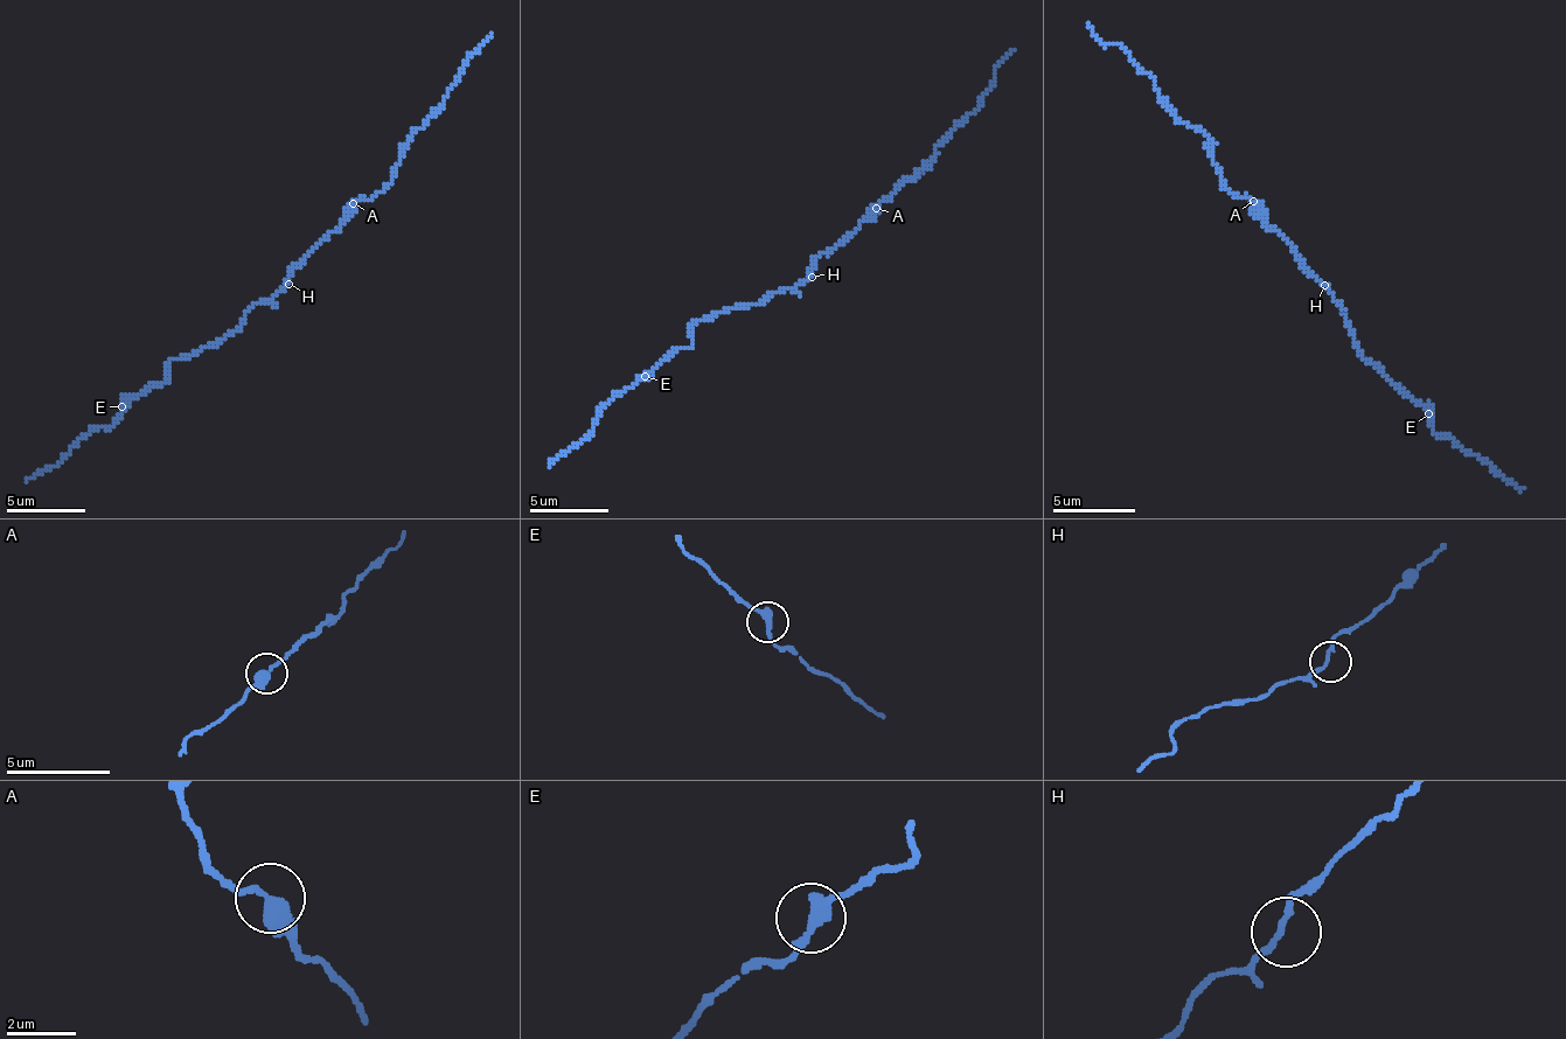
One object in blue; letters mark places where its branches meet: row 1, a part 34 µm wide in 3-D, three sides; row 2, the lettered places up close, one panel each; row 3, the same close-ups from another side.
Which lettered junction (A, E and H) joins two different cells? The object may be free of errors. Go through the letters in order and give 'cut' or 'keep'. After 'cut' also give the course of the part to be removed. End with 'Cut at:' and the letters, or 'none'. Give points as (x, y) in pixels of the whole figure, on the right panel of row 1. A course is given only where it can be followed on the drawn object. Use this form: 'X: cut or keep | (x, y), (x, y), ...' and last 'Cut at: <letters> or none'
A: cut | (1254, 202), (1238, 197), (1222, 176), (1212, 144), (1175, 114), (1147, 72), (1118, 43), (1105, 43), (1088, 23)
E: keep
H: keep
Cut at: A

